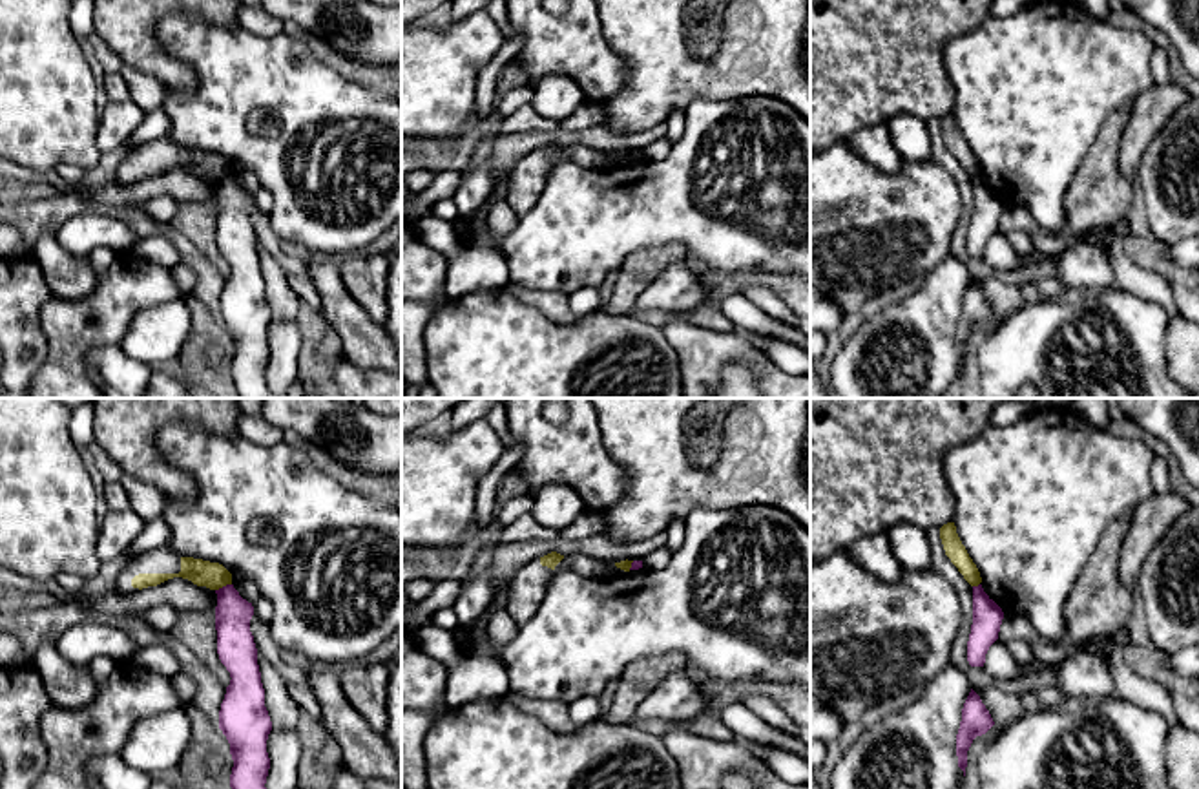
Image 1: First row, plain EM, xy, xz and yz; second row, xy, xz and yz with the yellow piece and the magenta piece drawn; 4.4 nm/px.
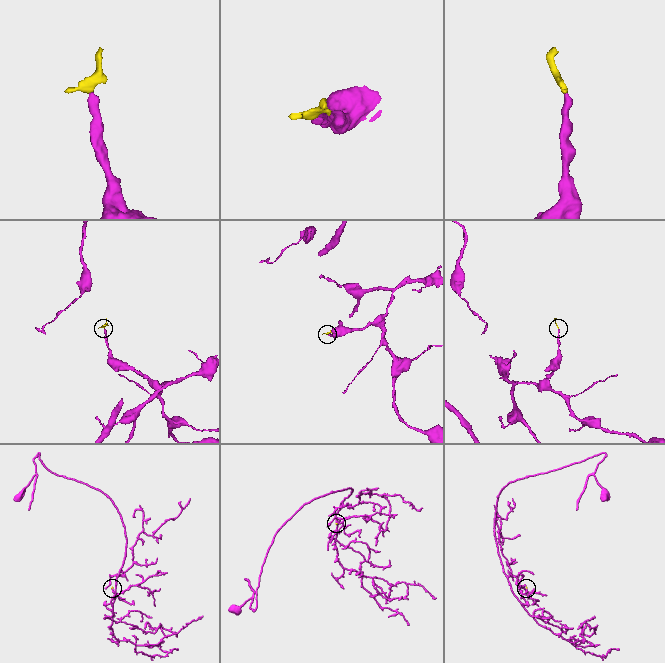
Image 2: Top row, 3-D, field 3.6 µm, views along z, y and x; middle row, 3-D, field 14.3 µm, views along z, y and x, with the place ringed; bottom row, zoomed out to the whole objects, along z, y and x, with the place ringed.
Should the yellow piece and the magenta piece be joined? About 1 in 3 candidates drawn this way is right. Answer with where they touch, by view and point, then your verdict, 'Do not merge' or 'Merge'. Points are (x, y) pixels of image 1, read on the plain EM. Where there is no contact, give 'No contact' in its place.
Touches yellow at xy (223, 176). Do not merge

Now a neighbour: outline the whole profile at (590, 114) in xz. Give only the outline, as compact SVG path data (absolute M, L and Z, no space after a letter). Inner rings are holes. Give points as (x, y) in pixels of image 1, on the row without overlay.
M586 100L575 113L560 122L560 128L579 132L595 124L602 124L604 106L600 102Z

